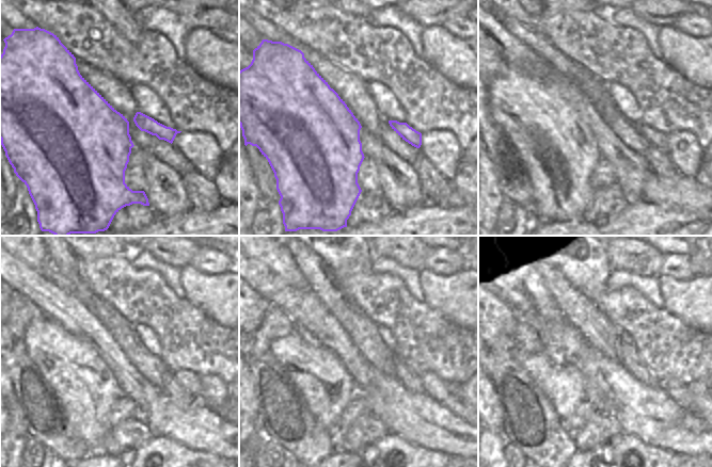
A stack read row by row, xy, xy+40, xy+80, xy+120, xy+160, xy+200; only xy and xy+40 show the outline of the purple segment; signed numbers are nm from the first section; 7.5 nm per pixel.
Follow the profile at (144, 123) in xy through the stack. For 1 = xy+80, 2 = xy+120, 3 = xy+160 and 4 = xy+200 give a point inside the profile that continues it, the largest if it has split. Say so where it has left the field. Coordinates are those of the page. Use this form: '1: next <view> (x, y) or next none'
1: next xy+80 (658, 139)
2: next xy+120 (189, 380)
3: next xy+160 (433, 386)
4: next xy+200 (676, 389)

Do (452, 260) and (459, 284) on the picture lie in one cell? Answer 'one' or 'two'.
two

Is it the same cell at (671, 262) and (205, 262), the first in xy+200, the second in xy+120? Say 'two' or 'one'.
one

